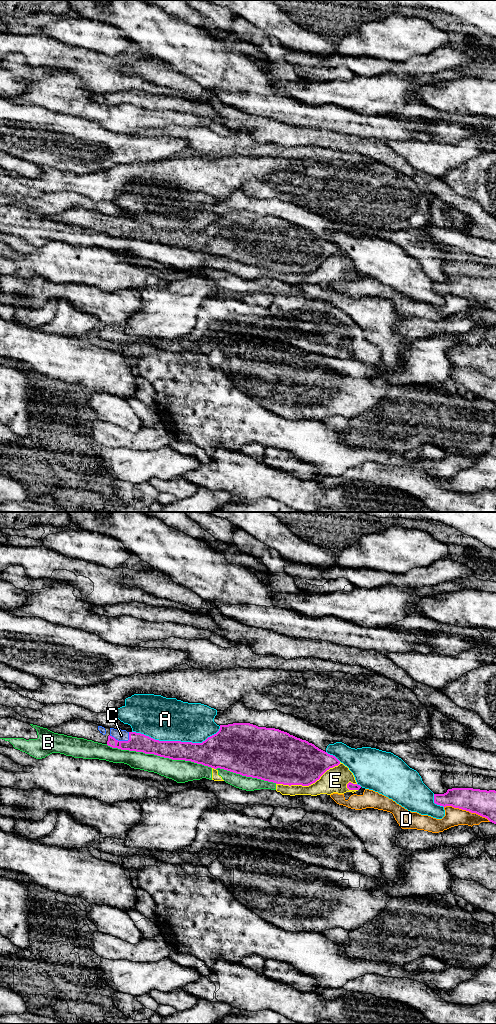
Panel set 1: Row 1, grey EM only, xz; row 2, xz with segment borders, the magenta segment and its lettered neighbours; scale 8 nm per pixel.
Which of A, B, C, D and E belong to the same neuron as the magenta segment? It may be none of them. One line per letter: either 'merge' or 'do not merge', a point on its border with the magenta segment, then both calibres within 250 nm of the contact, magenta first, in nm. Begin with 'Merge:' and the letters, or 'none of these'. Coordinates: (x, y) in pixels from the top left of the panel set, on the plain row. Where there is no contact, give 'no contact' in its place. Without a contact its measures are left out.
Merge: C
A: do not merge; contact xz (177, 229); calibres 190 and 360 nm
B: do not merge; contact xz (159, 243); calibres 160 and 190 nm
C: merge; contact xz (119, 229); calibres 150 and 100 nm
D: do not merge; contact xz (467, 298); calibres 200 and 140 nm
E: do not merge; contact xz (308, 273); calibres 380 and 200 nm

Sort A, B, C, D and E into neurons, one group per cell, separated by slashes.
A / B E / C / D

